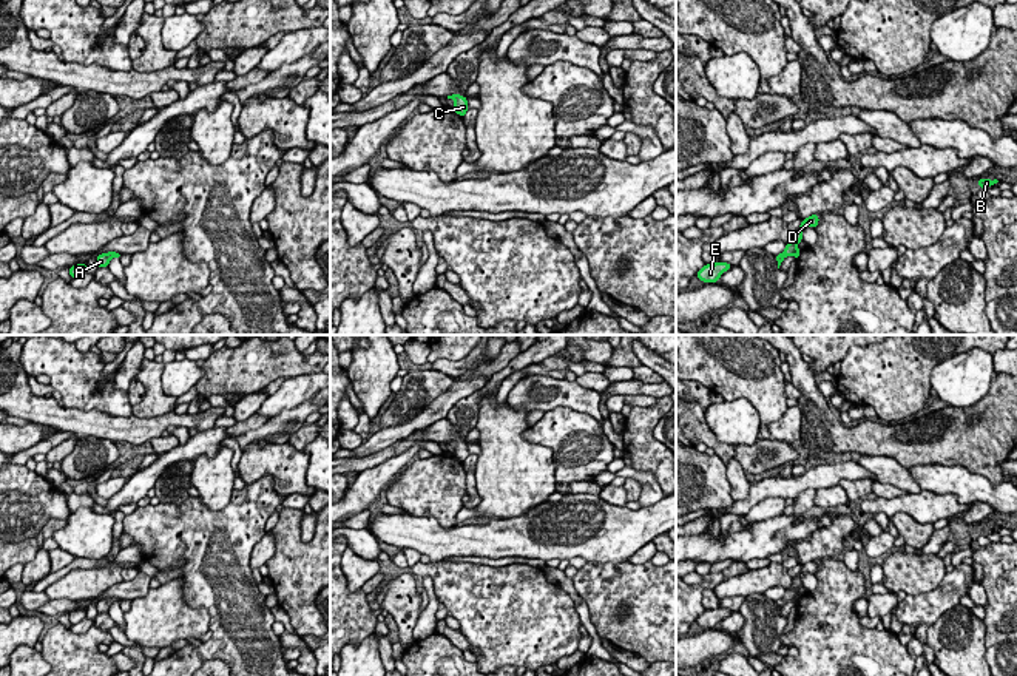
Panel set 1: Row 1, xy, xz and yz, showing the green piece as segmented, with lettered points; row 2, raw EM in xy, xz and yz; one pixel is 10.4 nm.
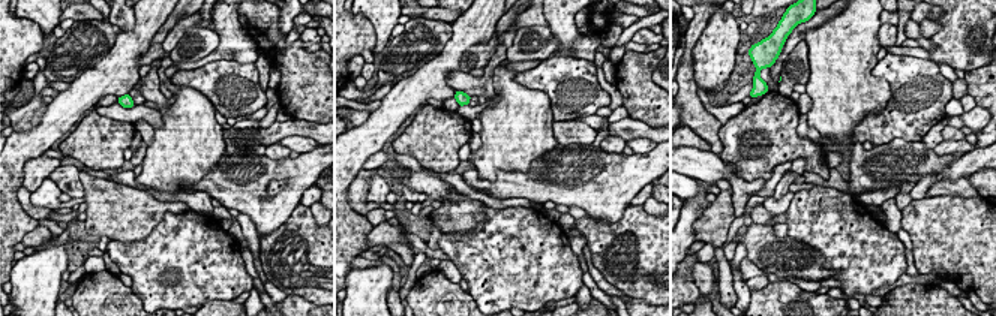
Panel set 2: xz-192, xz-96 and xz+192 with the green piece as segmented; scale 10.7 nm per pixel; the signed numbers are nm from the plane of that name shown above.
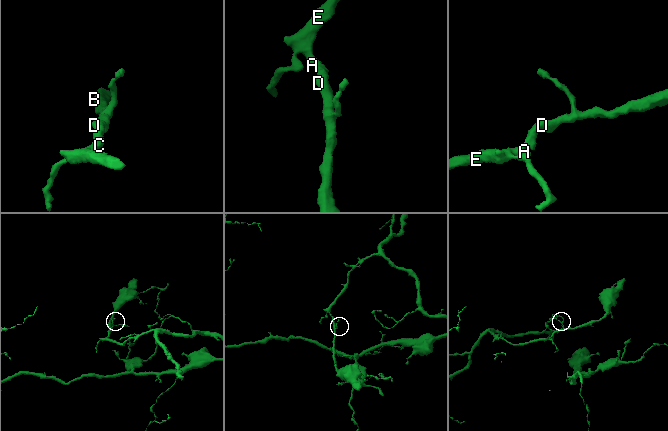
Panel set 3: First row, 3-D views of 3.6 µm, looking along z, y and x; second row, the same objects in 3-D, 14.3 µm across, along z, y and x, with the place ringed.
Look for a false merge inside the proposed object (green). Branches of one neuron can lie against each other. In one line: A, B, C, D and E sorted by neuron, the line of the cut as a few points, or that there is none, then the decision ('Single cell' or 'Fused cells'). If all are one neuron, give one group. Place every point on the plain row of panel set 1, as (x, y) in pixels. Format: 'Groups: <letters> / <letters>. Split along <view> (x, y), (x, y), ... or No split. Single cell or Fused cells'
Groups: A B C D E. No split. Single cell

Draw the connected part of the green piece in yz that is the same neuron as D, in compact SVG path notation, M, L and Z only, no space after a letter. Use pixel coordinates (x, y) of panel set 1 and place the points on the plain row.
M812 560L806 565L802 565L799 574L792 579L792 586L789 590L786 590L784 597L776 600L778 614L786 602L792 600L795 605L798 605L801 596L796 591L802 586L801 577L807 573L815 574L818 571L818 568L819 568L818 560Z

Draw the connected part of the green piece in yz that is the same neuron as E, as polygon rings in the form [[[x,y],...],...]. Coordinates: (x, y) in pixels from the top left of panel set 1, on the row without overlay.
[[[715,608],[715,610],[705,610],[698,619],[696,622],[702,627],[702,628],[716,628],[719,627],[721,620],[727,616],[730,616],[731,610],[728,608]]]

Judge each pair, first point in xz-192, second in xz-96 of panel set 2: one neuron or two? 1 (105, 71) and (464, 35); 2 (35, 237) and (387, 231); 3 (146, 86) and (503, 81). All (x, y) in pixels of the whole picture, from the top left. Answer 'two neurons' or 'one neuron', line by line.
1: one neuron
2: one neuron
3: two neurons

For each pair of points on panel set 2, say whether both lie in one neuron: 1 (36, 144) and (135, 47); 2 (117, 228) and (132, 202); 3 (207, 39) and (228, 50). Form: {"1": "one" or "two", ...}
{"1": "one", "2": "one", "3": "two"}

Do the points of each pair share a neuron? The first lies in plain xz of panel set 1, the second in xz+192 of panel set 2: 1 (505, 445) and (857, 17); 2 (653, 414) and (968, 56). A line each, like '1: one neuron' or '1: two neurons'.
1: one neuron
2: two neurons

